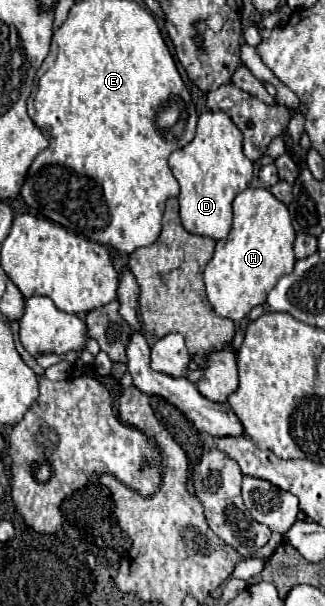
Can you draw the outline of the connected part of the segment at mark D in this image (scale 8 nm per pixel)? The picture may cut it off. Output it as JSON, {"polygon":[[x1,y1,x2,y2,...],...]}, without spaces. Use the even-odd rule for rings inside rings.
{"polygon":[[221,110,203,112,197,120,197,134,195,134,193,142,181,150,175,150,169,156,169,168,181,186,181,192,177,198,179,198,179,206,181,206,183,228,191,234,209,236,213,240,225,238,229,234,231,222,233,222,231,202,239,192,243,192,251,184,251,178,253,178,253,162,243,154,243,134,239,132,239,128,235,128,233,120]]}

